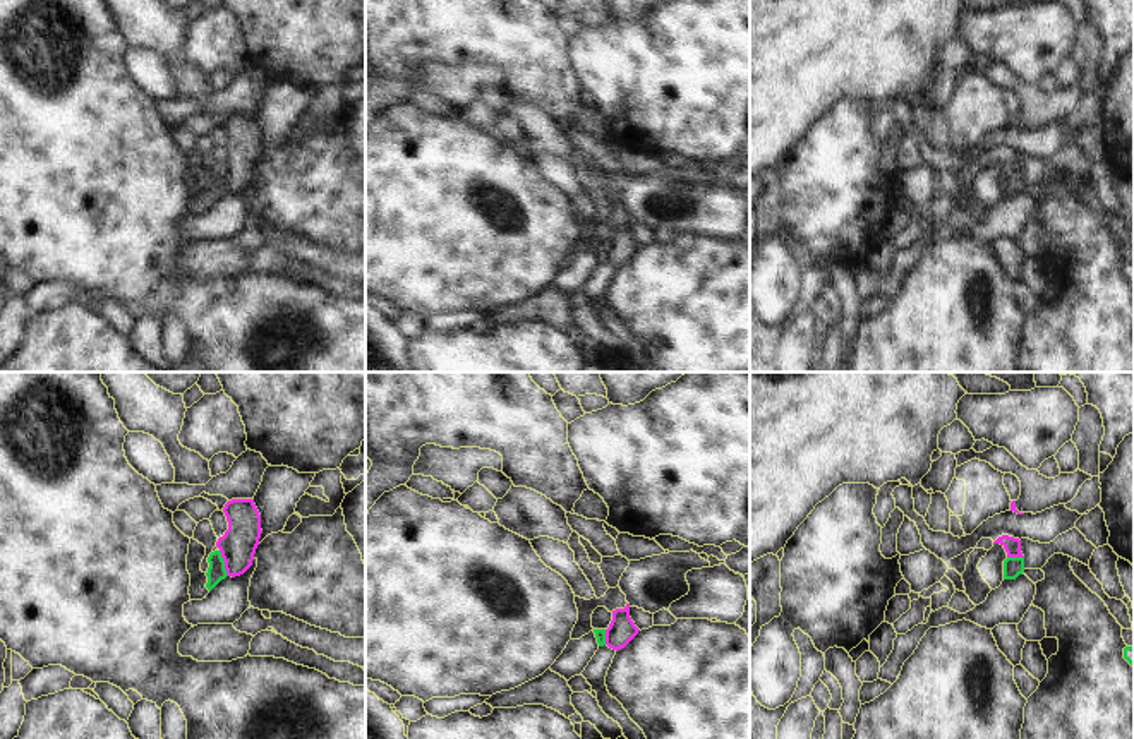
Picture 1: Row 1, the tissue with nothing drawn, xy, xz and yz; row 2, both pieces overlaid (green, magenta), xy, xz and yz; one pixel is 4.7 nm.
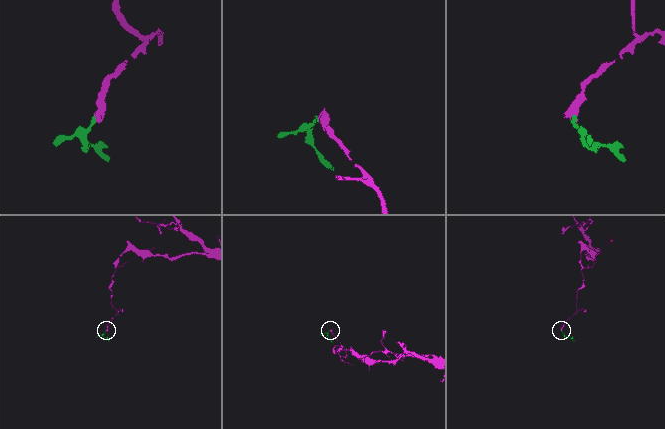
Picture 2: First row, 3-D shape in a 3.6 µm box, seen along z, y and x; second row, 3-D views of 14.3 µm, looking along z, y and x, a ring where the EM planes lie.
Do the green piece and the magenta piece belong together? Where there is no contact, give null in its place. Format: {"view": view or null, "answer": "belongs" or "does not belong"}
{"view": "xy", "answer": "does not belong"}

